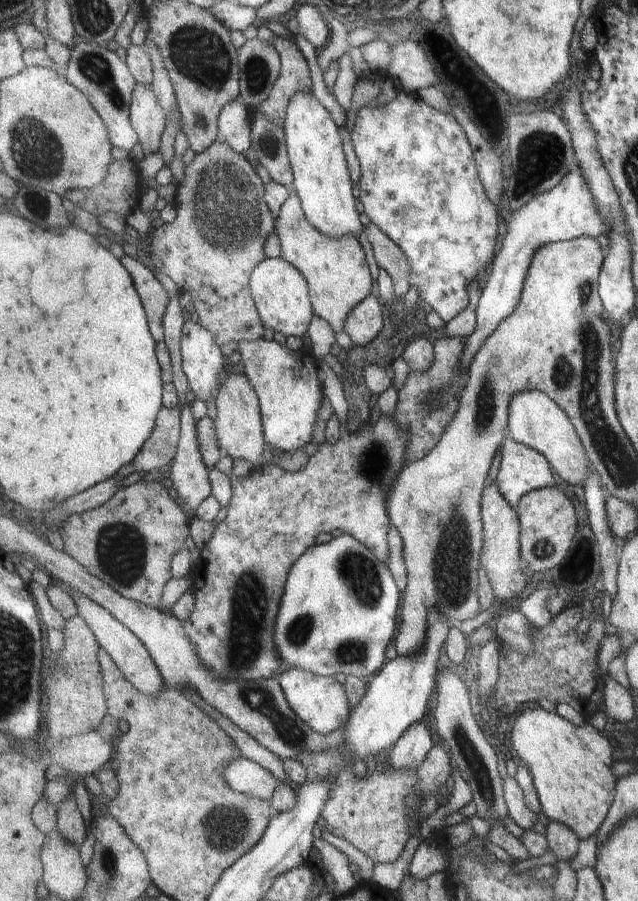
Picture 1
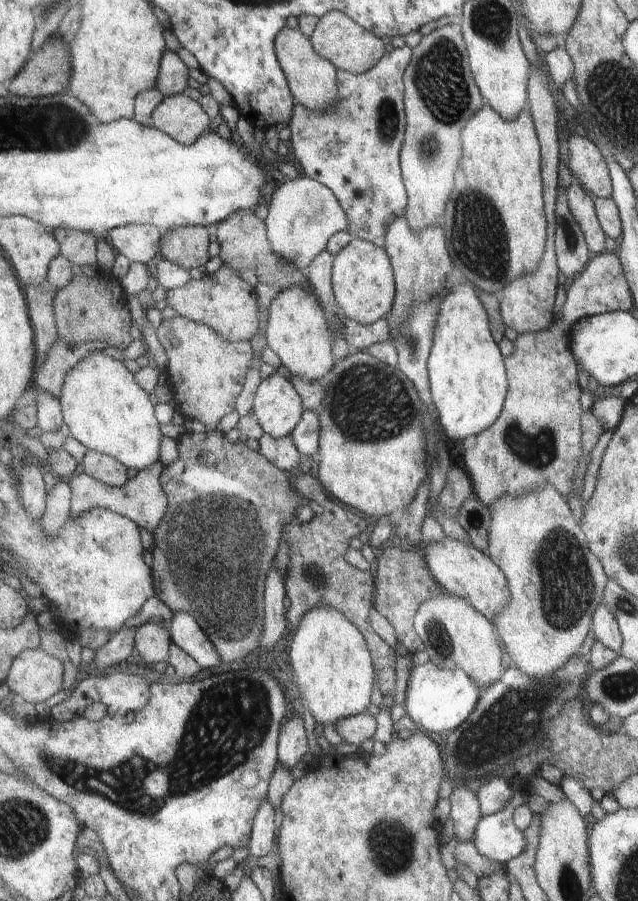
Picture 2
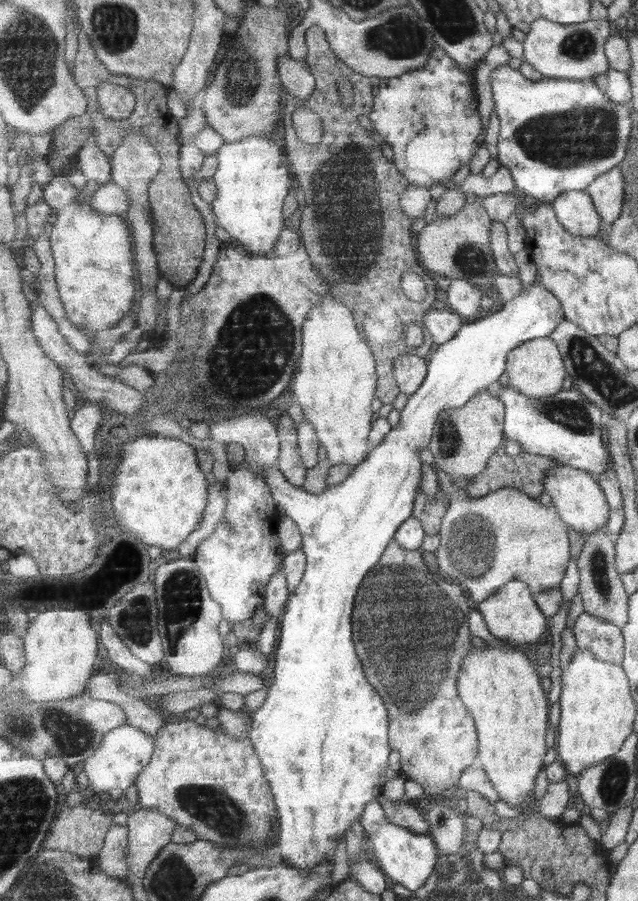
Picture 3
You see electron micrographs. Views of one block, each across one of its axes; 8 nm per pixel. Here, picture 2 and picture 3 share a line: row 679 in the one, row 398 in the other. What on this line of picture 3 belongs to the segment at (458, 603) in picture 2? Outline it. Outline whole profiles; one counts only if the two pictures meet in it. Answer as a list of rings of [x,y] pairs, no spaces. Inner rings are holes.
[[[501,384],[479,392],[465,407],[449,408],[441,412],[432,433],[431,454],[437,470],[445,472],[452,482],[462,485],[469,477],[480,475],[489,466],[495,450],[505,444],[505,404],[500,400]]]

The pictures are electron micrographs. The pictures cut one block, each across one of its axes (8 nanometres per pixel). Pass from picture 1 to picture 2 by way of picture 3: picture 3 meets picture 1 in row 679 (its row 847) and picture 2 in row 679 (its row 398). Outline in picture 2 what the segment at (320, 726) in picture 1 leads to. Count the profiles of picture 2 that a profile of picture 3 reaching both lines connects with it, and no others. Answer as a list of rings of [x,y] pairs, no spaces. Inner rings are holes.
[[[432,661],[415,666],[410,672],[404,709],[415,725],[433,733],[451,733],[464,725],[480,705],[484,690],[465,670],[447,670]]]

